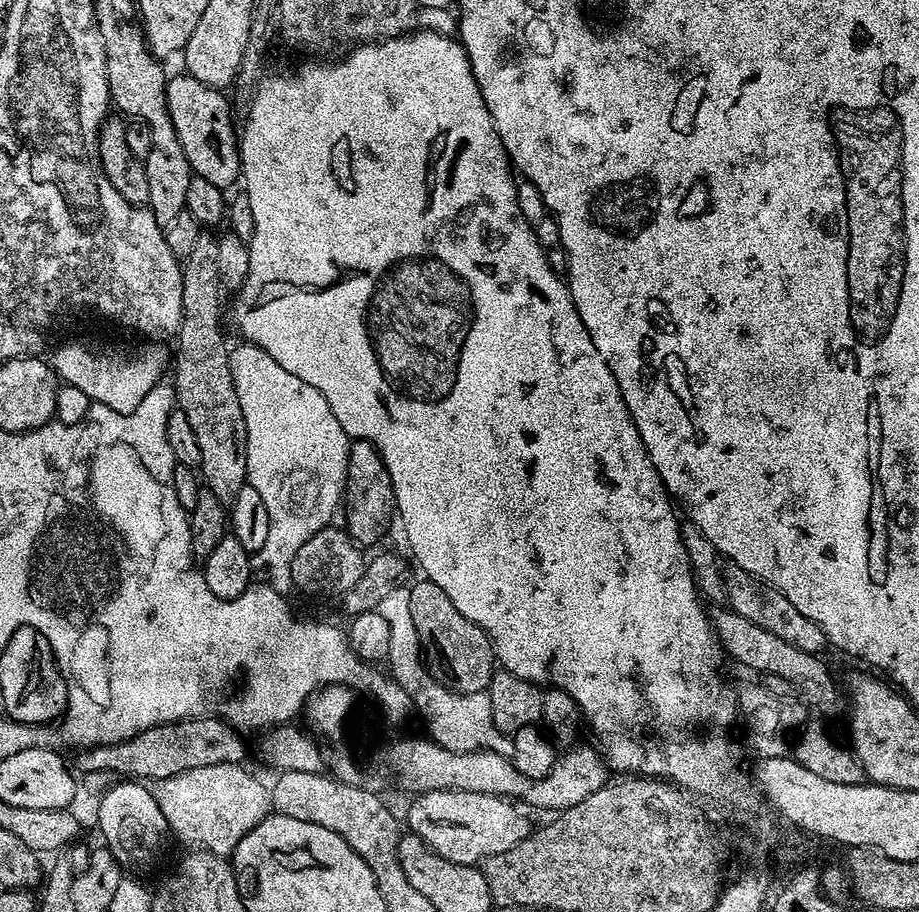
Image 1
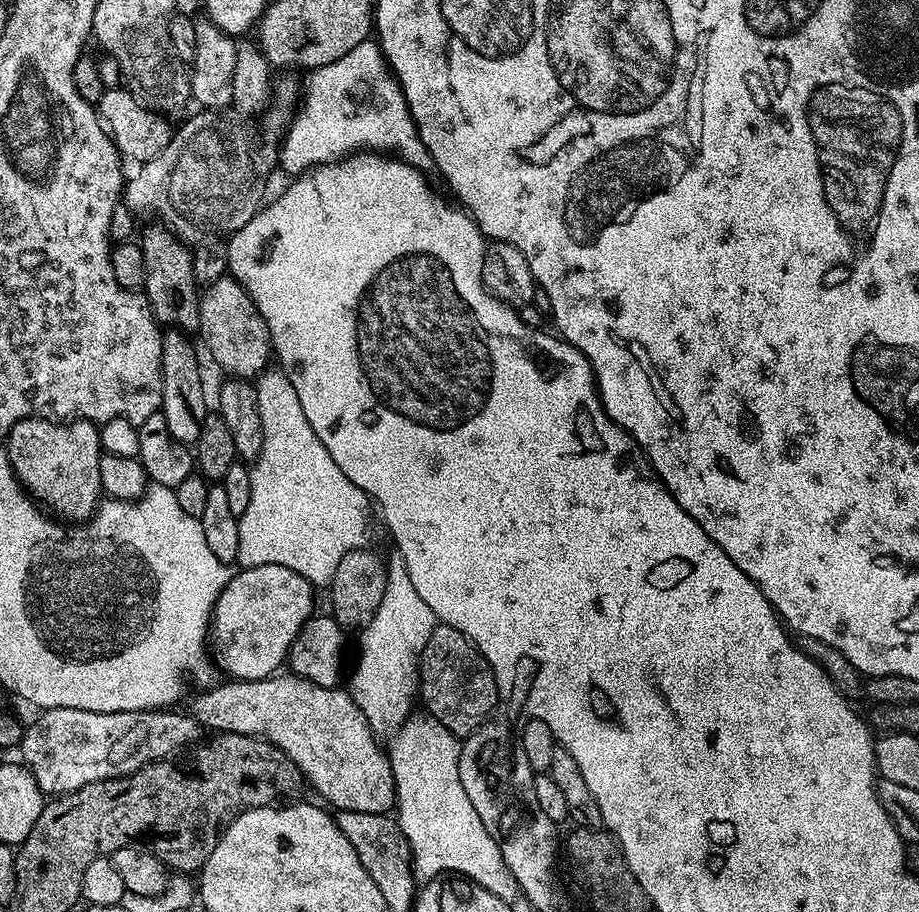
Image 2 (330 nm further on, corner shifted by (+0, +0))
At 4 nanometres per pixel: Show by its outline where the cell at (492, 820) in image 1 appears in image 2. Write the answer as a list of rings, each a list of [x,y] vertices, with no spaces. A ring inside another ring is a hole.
[[[273,674],[265,678],[265,680],[233,680],[231,678],[225,679],[225,684],[219,682],[213,683],[211,686],[197,691],[195,695],[187,701],[186,707],[187,715],[193,716],[201,726],[201,729],[207,730],[209,733],[219,734],[221,732],[233,732],[234,734],[242,734],[243,736],[258,736],[265,740],[269,740],[275,748],[282,750],[290,758],[290,762],[294,762],[296,769],[300,771],[301,777],[305,781],[308,780],[316,787],[316,792],[324,800],[329,800],[333,804],[333,809],[341,812],[369,812],[370,814],[378,814],[383,812],[385,814],[391,813],[394,808],[394,793],[396,784],[392,780],[392,762],[387,751],[383,752],[380,749],[380,744],[370,725],[366,714],[362,714],[362,710],[358,710],[358,706],[348,695],[343,687],[337,686],[334,688],[327,688],[326,686],[318,686],[314,682],[310,682],[306,678],[295,674]]]

